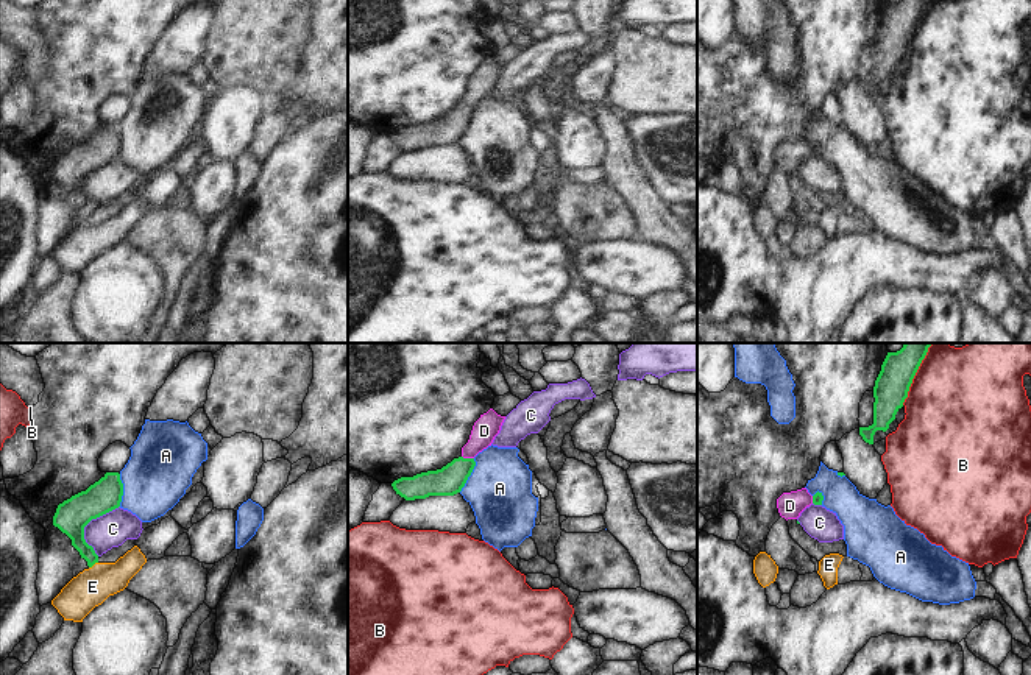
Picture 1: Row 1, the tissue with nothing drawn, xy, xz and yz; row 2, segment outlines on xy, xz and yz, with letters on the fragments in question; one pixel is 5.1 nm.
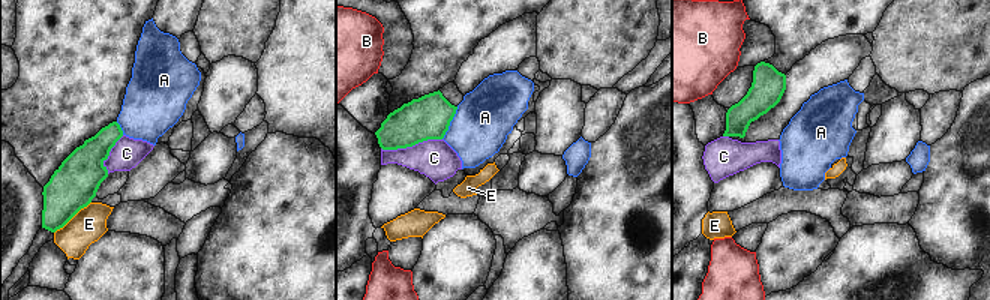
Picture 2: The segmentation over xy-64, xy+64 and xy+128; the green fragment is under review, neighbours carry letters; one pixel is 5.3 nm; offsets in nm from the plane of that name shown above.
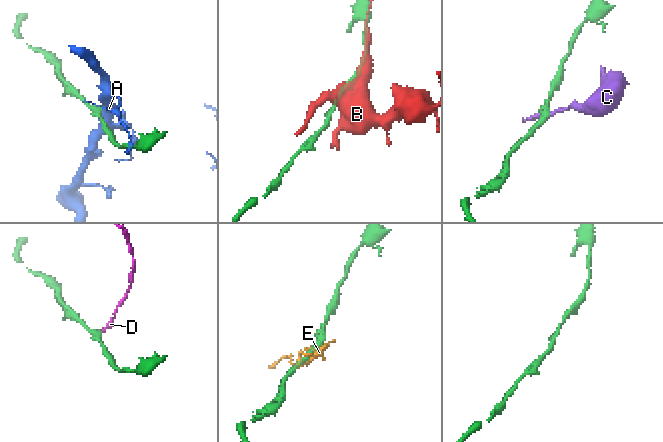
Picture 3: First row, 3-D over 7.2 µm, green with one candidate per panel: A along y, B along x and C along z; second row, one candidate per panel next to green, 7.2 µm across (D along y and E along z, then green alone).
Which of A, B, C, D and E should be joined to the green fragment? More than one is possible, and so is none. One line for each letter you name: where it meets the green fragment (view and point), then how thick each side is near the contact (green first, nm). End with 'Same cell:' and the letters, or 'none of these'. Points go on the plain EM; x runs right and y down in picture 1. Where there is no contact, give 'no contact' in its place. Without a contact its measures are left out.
D: contact xz (468, 109); calibres 150 and 130 nm
Same cell: D

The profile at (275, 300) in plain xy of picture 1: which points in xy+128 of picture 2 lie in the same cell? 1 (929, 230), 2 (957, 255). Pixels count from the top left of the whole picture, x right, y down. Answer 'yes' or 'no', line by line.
1: yes
2: yes

